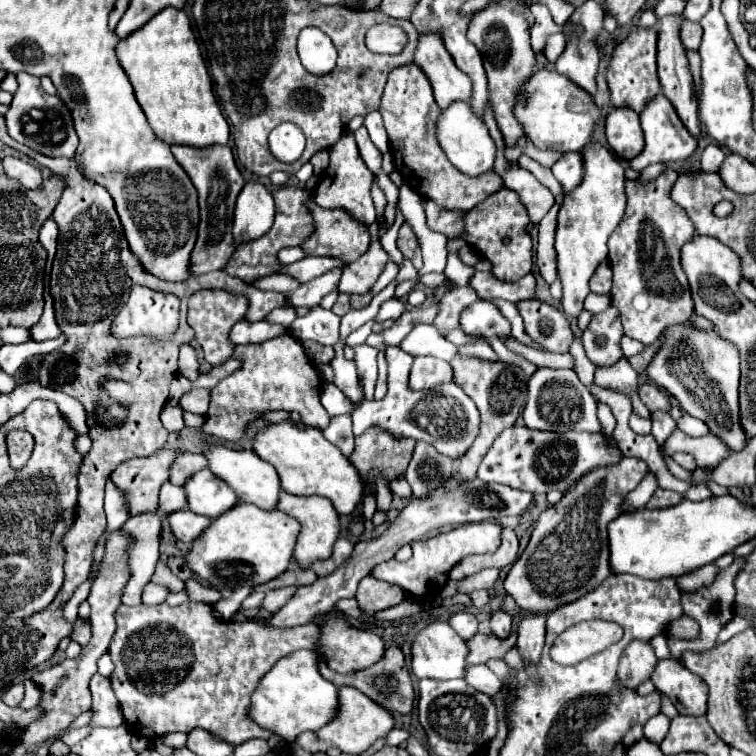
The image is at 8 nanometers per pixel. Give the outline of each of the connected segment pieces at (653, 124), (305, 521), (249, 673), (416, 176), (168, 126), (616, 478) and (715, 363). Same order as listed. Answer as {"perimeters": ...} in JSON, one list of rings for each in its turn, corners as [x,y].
{"perimeters":[[[[657,95],[653,101],[649,101],[649,105],[645,107],[645,111],[641,113],[641,129],[645,133],[645,149],[643,149],[641,155],[637,155],[635,159],[629,161],[631,169],[635,169],[635,171],[643,171],[651,163],[685,161],[697,149],[697,139],[685,129],[685,125],[677,117],[673,105],[663,95]]],[[[281,493],[279,499],[279,507],[281,511],[285,511],[287,515],[295,517],[301,523],[301,533],[295,545],[295,561],[301,569],[309,569],[311,563],[315,561],[323,561],[329,559],[329,555],[333,553],[333,543],[339,539],[341,535],[341,525],[339,525],[339,515],[333,507],[333,503],[329,503],[329,499],[325,497],[297,497],[297,495],[289,495],[289,493]]],[[[195,601],[177,607],[169,607],[167,603],[137,607],[121,605],[117,609],[117,631],[109,647],[109,655],[115,663],[115,671],[111,675],[113,691],[121,703],[129,729],[147,739],[161,737],[171,731],[189,733],[195,727],[201,727],[233,745],[241,745],[253,737],[269,739],[273,733],[257,727],[257,723],[249,719],[251,693],[257,689],[261,675],[265,675],[265,671],[269,671],[277,659],[297,649],[317,649],[317,641],[317,625],[275,629],[263,625],[261,621],[221,621],[215,617],[209,605]]],[[[415,63],[395,67],[389,73],[379,111],[389,133],[389,147],[393,153],[395,167],[403,173],[405,183],[411,189],[415,189],[421,197],[433,199],[445,209],[469,211],[503,187],[503,179],[497,173],[469,177],[457,171],[453,163],[449,163],[447,155],[437,143],[437,103],[433,99],[431,83],[421,71],[421,67],[415,67]]],[[[163,9],[145,27],[121,39],[115,51],[149,125],[161,141],[199,149],[227,145],[229,125],[211,91],[211,77],[193,35],[191,21],[181,9]]],[[[621,457],[617,467],[599,467],[591,471],[557,505],[541,513],[529,545],[505,579],[505,591],[525,613],[549,613],[587,595],[613,575],[609,567],[607,525],[625,513],[623,501],[627,493],[639,485],[647,471],[645,461]]],[[[689,323],[673,325],[665,331],[665,343],[655,355],[655,359],[651,361],[651,365],[647,367],[647,377],[659,387],[663,387],[669,395],[673,395],[685,413],[707,423],[709,431],[717,435],[731,451],[739,453],[745,449],[749,437],[741,431],[741,421],[739,421],[739,403],[737,403],[739,399],[739,355],[733,343],[721,339],[713,331],[699,333]]]]}

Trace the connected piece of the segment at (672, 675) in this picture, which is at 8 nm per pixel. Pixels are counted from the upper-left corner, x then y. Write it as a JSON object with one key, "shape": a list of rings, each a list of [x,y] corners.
{"shape":[[[659,661],[651,681],[661,693],[665,693],[677,705],[681,715],[705,715],[707,711],[705,681],[693,675],[687,667],[677,665],[677,661]]]}

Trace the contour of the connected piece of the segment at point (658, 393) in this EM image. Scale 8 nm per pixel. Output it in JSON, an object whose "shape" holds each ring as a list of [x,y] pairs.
{"shape":[[[639,385],[639,393],[641,393],[641,401],[643,405],[653,413],[653,411],[669,411],[669,397],[667,393],[663,393],[659,387],[655,385]]]}

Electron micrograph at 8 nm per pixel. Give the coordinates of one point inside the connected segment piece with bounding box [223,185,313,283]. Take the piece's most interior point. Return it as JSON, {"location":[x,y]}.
{"location":[293,224]}

